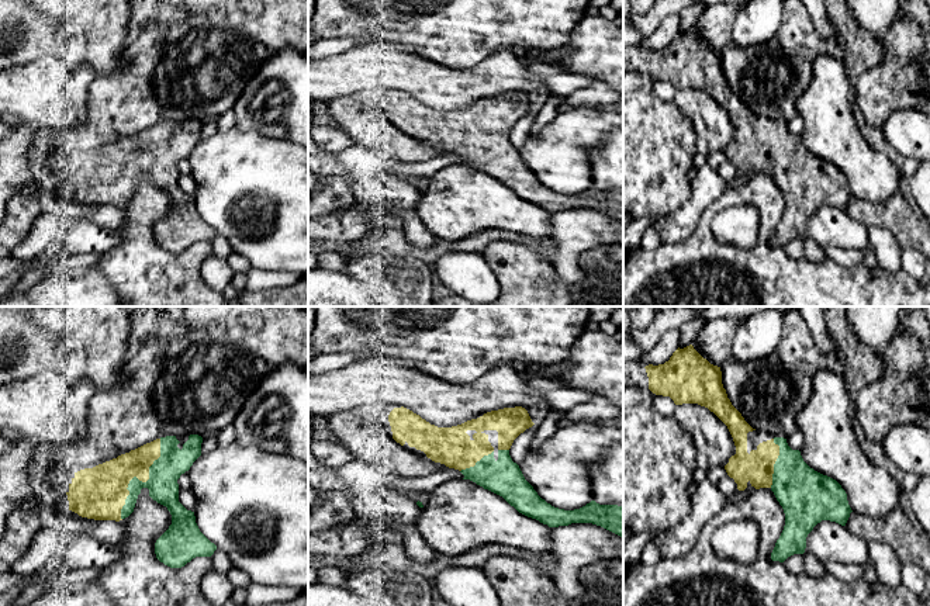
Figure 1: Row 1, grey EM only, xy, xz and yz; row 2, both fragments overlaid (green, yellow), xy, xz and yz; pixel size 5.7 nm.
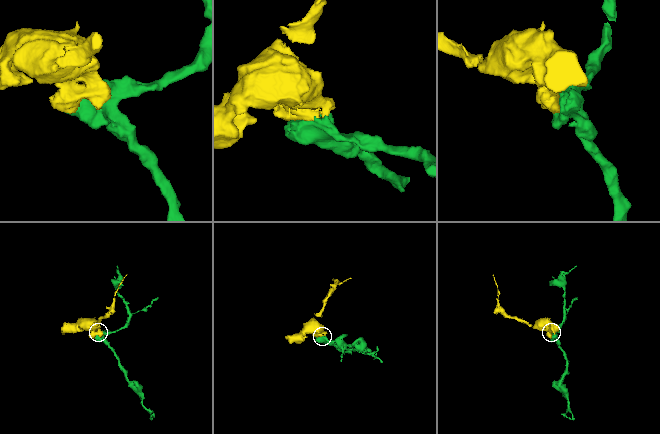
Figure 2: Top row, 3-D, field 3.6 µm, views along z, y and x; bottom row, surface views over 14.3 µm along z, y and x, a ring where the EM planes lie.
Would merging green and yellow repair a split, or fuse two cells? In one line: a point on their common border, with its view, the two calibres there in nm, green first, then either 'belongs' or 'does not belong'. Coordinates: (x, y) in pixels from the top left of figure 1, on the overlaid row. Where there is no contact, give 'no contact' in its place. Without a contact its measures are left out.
xy (139, 481) | 170/300 nm | belongs

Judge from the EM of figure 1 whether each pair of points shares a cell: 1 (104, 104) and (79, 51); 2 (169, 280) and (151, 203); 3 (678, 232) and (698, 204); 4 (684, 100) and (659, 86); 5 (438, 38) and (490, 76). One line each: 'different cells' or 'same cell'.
1: different cells
2: same cell
3: same cell
4: different cells
5: different cells

